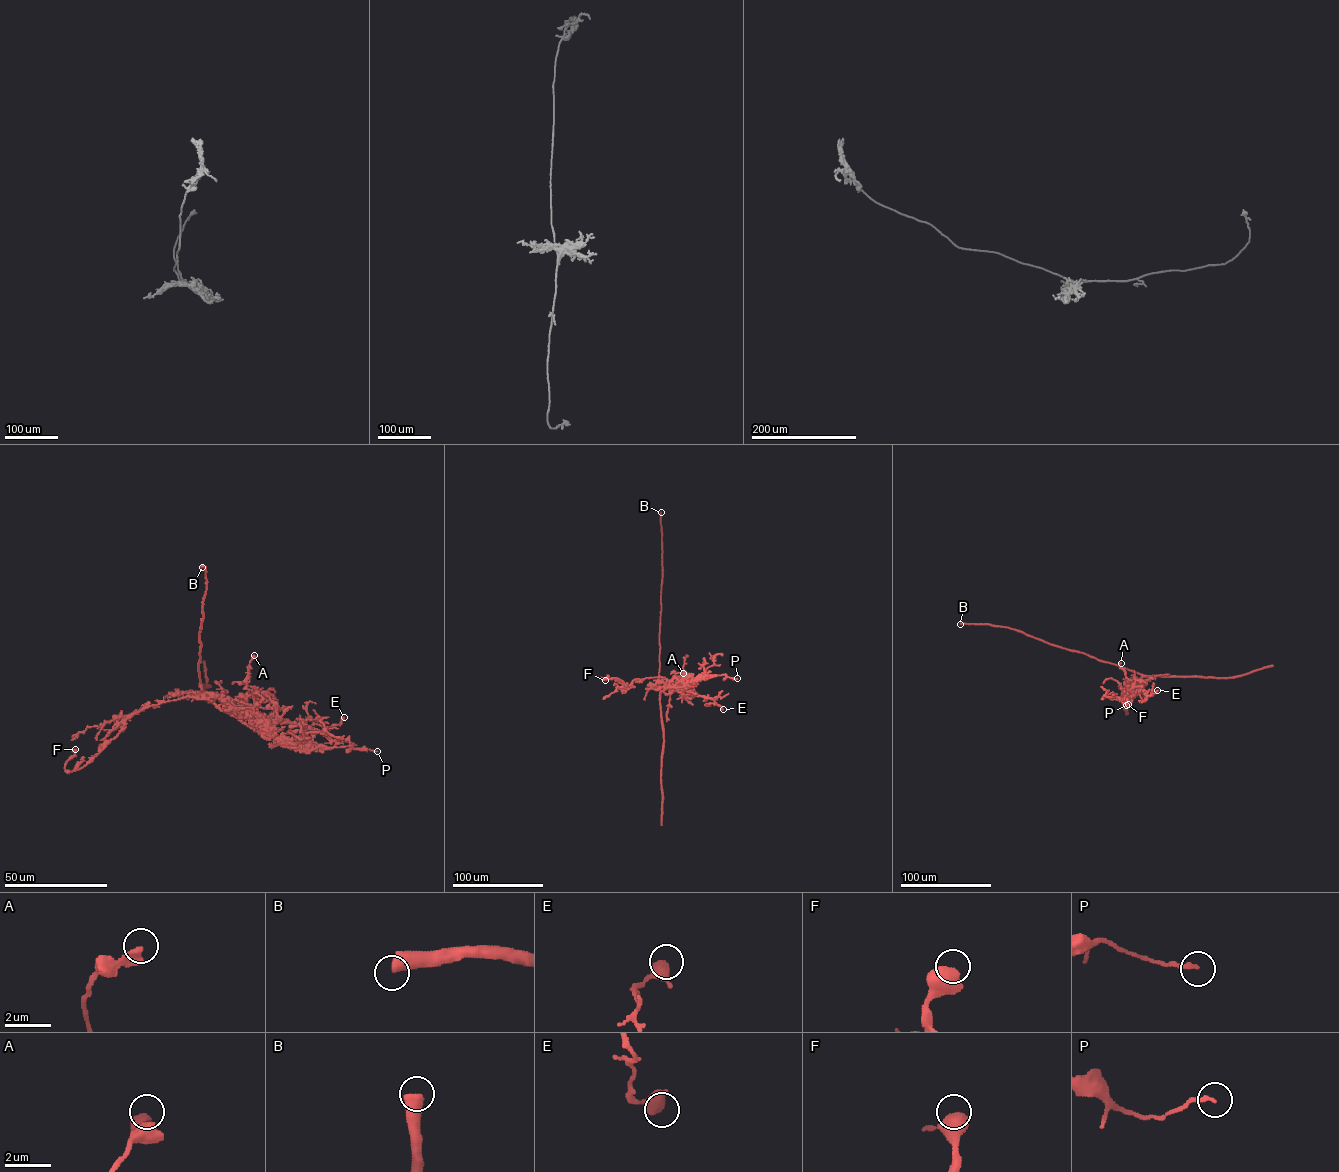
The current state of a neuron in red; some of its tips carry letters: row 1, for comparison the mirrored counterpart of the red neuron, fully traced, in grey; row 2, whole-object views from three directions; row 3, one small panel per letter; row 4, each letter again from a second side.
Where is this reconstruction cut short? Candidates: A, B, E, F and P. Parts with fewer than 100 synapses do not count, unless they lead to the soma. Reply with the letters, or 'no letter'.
B

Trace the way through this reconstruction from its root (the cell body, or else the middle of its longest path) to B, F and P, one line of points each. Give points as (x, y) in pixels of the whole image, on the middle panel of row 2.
B: (659, 666), (661, 512)
F: (659, 666), (659, 696), (669, 686), (664, 678), (635, 679), (628, 686), (616, 678), (600, 678), (605, 680)
P: (659, 666), (659, 696), (667, 688), (682, 687), (688, 681), (711, 674), (726, 674), (737, 678)

